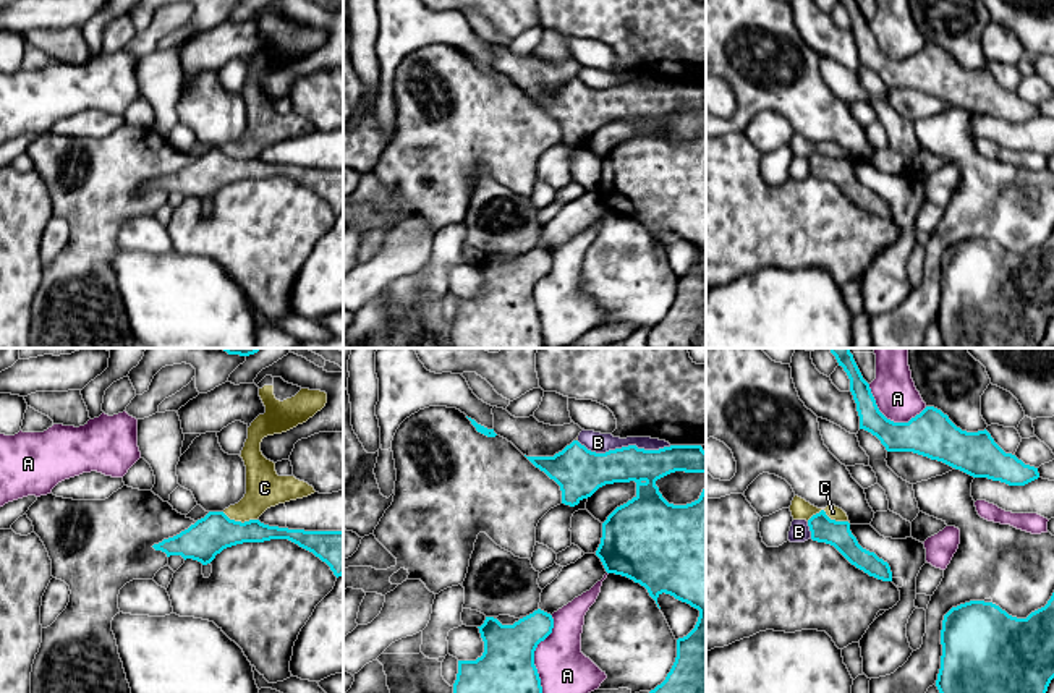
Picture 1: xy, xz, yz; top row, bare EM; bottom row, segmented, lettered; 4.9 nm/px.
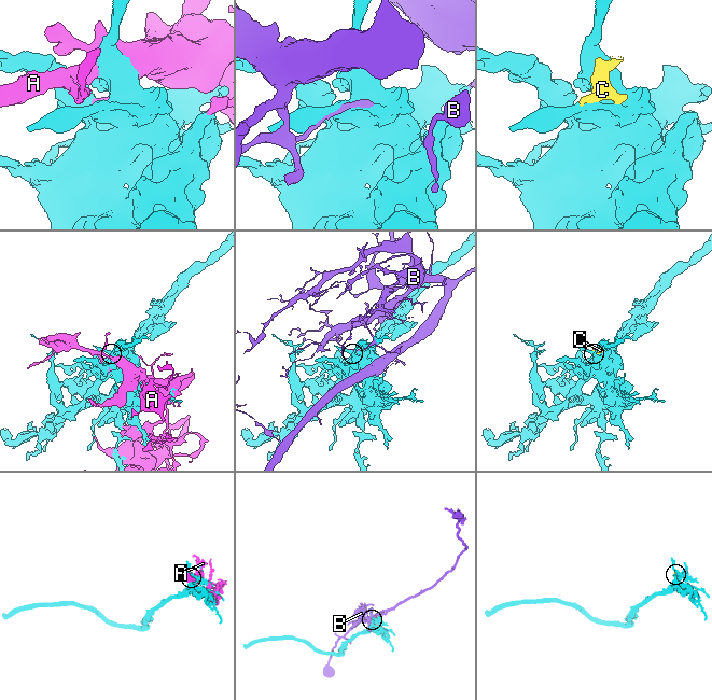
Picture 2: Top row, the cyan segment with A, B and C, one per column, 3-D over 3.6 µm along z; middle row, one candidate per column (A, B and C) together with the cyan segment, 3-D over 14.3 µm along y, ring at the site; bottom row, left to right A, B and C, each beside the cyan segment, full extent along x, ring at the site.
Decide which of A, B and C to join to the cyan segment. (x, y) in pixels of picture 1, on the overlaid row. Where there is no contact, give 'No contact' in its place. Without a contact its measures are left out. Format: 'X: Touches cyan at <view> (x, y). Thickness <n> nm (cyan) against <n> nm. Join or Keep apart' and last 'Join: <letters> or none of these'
A: Touches cyan at xz (533, 654). Thickness 280 nm (cyan) against 240 nm. Keep apart
B: Touches cyan at xz (624, 447). Thickness 240 nm (cyan) against 100 nm. Keep apart
C: Touches cyan at yz (826, 515). Thickness 130 nm (cyan) against 70 nm. Keep apart
Join: none of these

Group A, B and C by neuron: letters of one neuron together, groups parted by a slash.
A / B / C

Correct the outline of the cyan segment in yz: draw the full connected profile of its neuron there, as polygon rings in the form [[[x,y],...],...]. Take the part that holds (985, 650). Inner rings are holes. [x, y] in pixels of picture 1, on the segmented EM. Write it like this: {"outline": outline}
{"outline": [[[1054,593],[1048,604],[1026,619],[1009,615],[999,606],[970,601],[952,607],[942,620],[939,693],[1046,693],[1054,678]]]}

